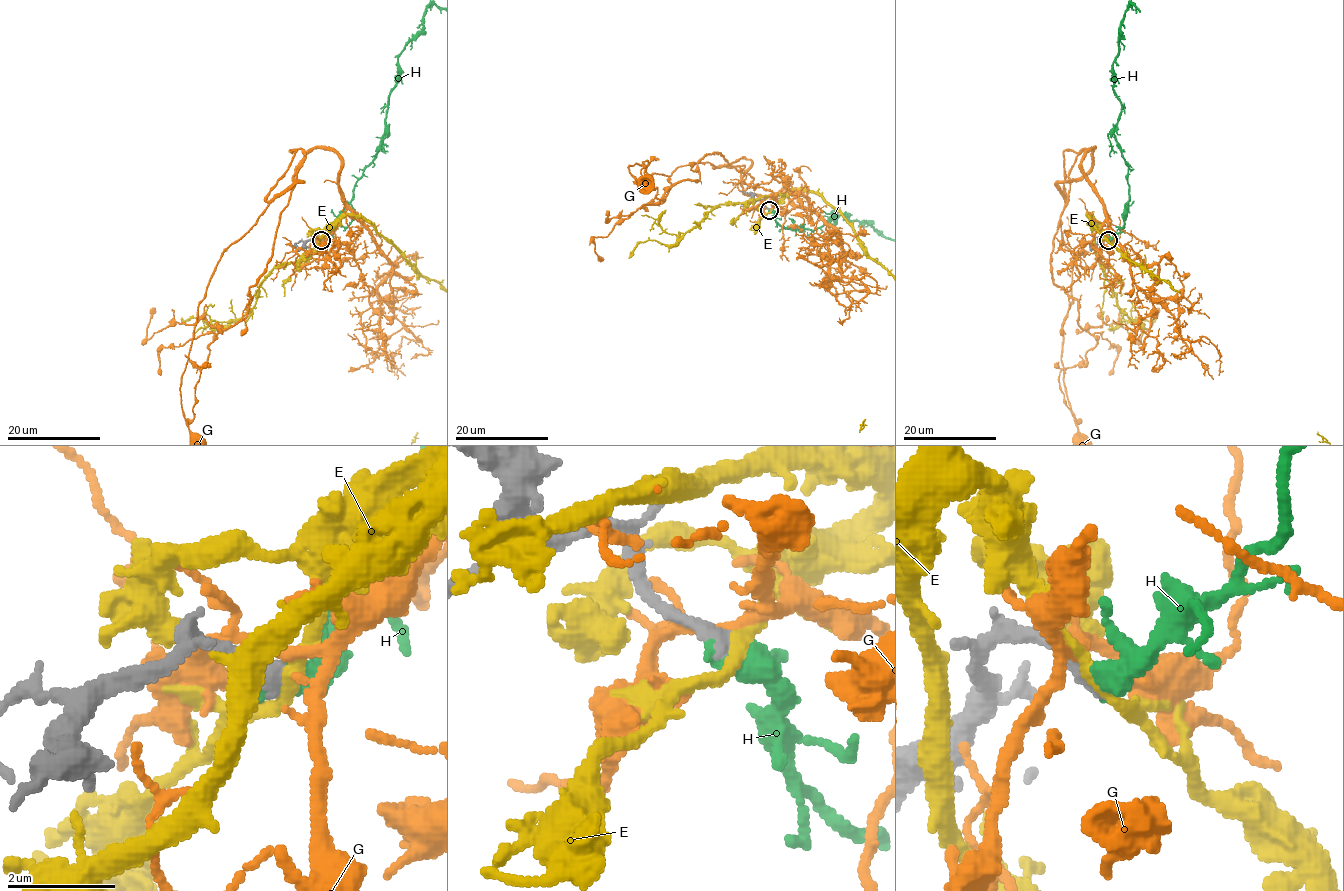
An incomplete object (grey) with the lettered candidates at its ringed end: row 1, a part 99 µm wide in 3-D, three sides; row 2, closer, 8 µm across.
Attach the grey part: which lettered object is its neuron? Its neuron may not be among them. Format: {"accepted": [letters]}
{"accepted": ["H"]}

